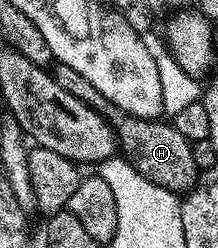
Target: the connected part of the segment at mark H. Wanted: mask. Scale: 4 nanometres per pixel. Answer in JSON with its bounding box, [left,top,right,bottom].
[53,63,199,194]

